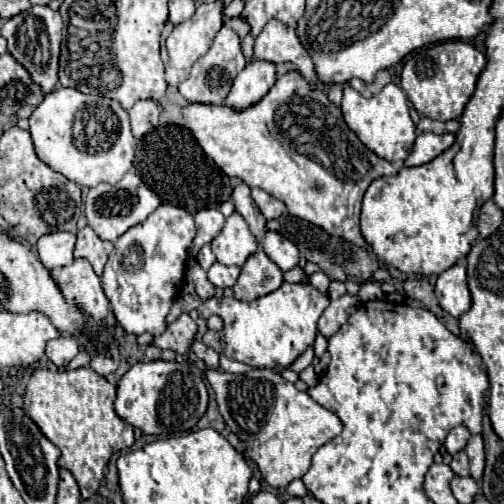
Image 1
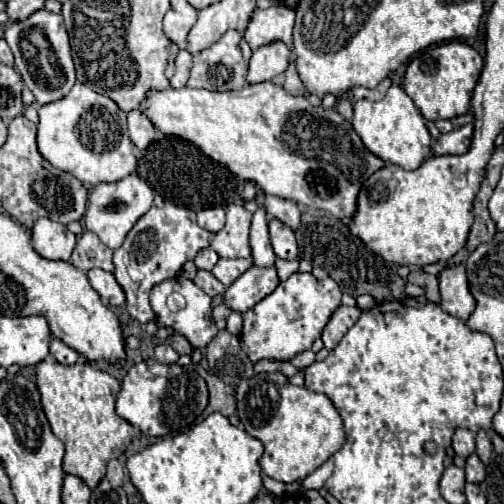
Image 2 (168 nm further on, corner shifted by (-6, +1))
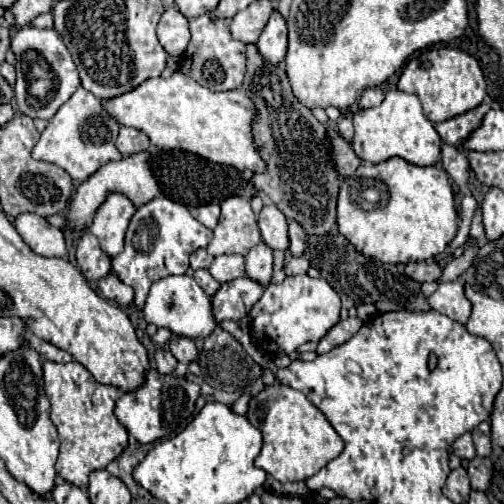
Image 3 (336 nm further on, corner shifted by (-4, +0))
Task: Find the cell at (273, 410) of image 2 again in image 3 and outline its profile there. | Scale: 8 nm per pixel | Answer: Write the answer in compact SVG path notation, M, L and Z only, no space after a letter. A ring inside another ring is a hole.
M277 383L257 393L249 403L247 419L263 433L263 447L255 465L281 483L305 481L343 451L343 439L325 415L301 391L287 385Z

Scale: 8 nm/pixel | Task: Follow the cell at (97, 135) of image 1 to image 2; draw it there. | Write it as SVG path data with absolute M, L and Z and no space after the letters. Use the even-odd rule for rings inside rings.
M75 84L67 98L39 106L37 146L41 156L55 168L73 174L83 184L117 182L137 170L135 146L127 134L127 114L115 102L95 90Z

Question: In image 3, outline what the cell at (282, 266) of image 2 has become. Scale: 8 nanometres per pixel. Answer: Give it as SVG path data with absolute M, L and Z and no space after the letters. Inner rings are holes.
M273 249L273 257L275 257L275 265L273 265L273 283L281 283L285 279L285 271L283 271L283 251Z

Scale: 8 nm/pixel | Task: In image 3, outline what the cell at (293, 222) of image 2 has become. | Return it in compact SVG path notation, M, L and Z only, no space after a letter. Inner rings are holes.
M289 221L289 251L293 257L301 257L307 247L307 235L297 221Z

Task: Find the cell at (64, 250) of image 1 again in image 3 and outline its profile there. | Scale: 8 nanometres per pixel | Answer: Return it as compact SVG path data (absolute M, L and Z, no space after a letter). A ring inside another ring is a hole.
M25 213L25 215L17 215L13 225L23 237L23 241L35 253L43 257L65 257L67 255L63 231L59 227L49 225L47 219L33 215L33 213Z

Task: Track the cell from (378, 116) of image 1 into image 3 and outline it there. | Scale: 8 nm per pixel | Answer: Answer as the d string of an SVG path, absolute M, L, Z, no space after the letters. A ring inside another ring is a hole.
M399 89L387 91L379 107L357 111L353 123L355 137L351 147L365 163L381 163L391 157L403 157L413 165L437 165L441 161L441 137L437 135L433 123L423 115L417 95L403 93Z

